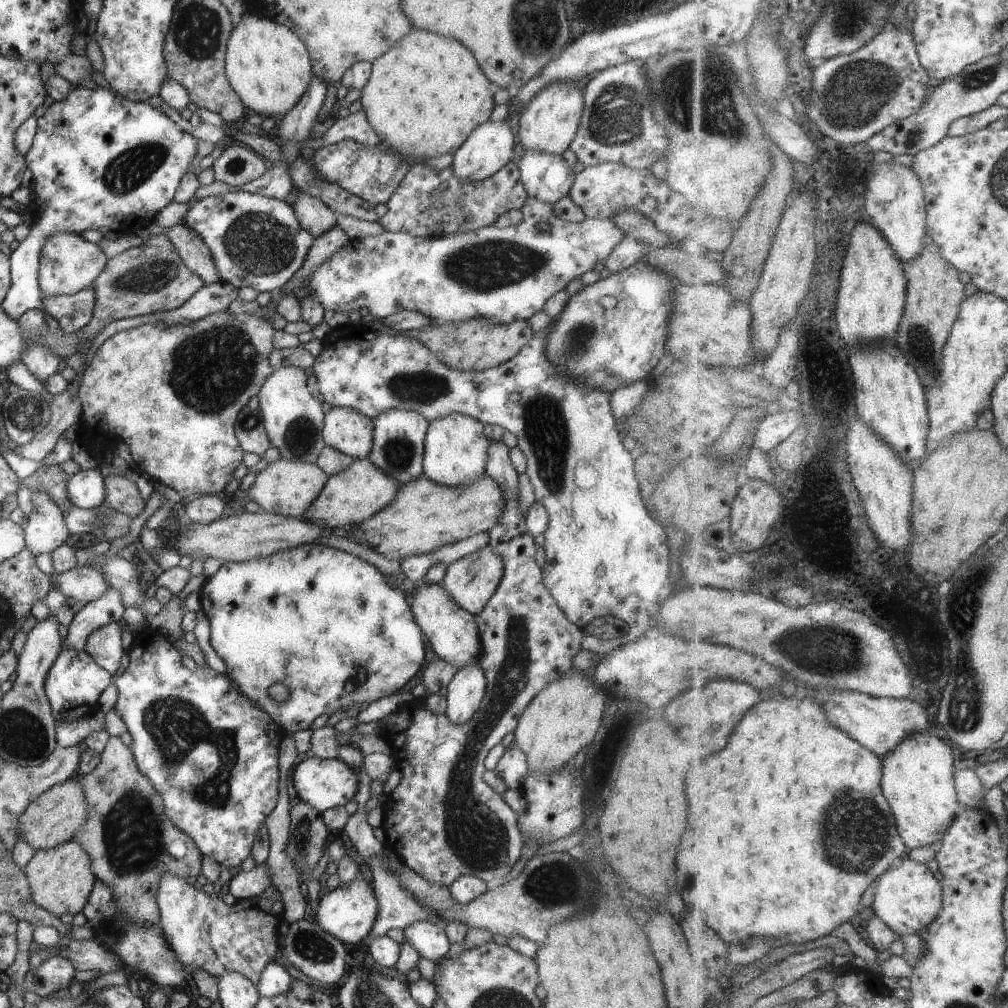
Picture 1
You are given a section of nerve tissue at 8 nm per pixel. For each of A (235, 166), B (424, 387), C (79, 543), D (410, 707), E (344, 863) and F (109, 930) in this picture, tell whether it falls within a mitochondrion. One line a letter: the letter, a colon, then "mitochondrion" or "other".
A: mitochondrion
B: mitochondrion
C: other
D: other
E: other
F: mitochondrion

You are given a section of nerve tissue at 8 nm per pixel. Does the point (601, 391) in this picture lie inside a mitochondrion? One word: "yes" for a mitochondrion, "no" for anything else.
no

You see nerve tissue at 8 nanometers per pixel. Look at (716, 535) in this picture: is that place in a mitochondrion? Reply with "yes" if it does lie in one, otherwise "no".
no

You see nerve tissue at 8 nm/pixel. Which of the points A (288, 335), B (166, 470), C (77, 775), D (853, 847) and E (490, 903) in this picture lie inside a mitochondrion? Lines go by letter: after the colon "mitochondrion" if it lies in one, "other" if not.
A: other
B: other
C: other
D: mitochondrion
E: other

